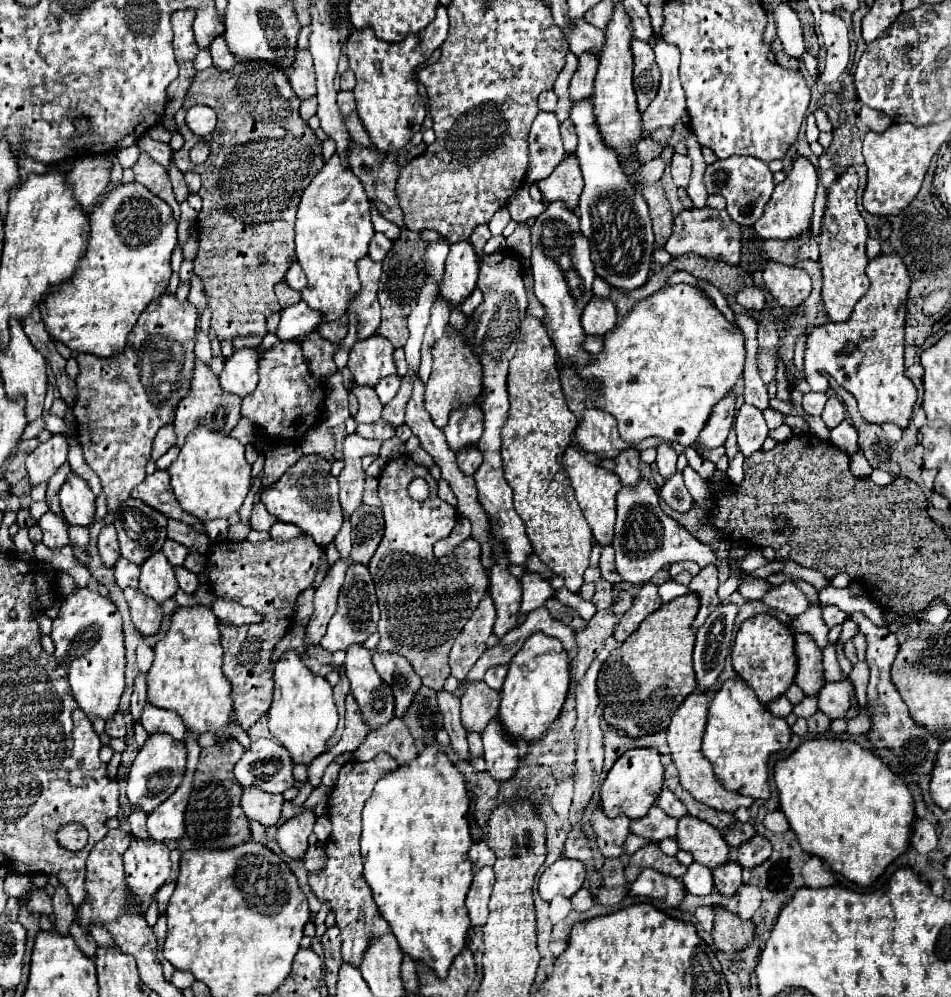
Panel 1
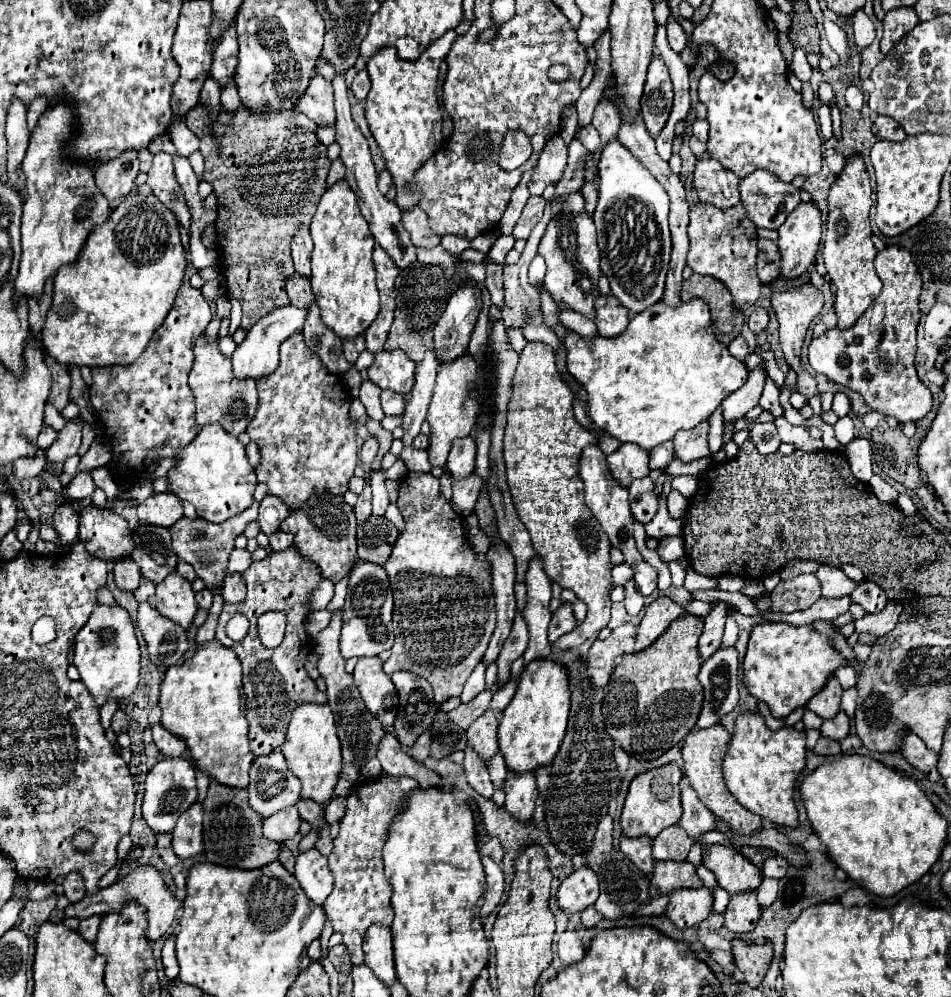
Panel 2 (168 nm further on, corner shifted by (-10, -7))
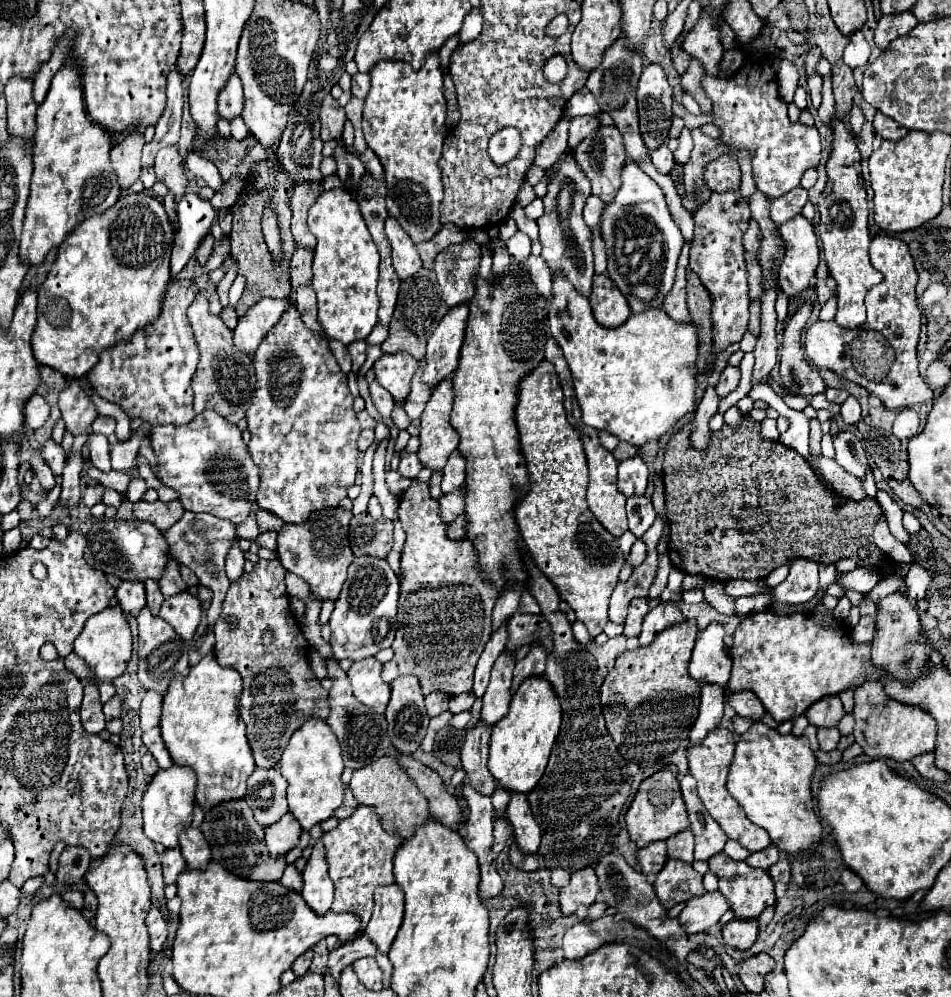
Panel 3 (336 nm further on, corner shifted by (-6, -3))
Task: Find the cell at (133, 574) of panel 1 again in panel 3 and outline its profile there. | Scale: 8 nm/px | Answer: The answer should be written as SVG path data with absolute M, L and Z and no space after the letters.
M147 580L145 590L147 590L147 608L157 616L161 604L163 604L163 594L159 590L159 584L155 580Z

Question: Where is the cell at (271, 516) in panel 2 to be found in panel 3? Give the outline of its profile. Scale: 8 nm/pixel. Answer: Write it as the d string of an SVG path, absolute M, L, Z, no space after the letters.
M257 510L257 514L255 514L255 520L257 520L257 526L259 526L259 530L263 532L263 530L275 530L275 532L279 532L281 528L283 528L283 520L279 520L277 516L273 516L271 512L267 512L267 510Z

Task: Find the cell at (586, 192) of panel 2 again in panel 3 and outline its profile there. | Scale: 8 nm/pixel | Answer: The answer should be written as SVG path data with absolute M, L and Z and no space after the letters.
M589 196L587 204L585 204L585 210L583 210L583 216L585 216L585 224L587 224L591 230L599 226L603 208L605 208L605 204L599 200L599 196Z

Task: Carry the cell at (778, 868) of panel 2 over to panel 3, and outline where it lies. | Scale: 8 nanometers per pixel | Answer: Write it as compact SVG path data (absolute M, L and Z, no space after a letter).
M781 858L777 864L771 866L771 878L775 882L785 882L785 884L791 884L791 864L787 858Z

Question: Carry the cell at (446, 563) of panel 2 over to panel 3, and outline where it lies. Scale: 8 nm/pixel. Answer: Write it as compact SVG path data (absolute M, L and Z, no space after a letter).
M413 480L411 488L401 496L399 520L407 534L401 554L401 596L397 614L399 628L391 646L395 656L383 664L383 682L391 684L397 676L413 674L421 682L423 696L431 692L443 692L447 696L471 692L477 660L491 638L491 610L499 594L495 586L483 582L473 544L469 540L447 538L447 526L439 520L439 504L429 496L427 484Z

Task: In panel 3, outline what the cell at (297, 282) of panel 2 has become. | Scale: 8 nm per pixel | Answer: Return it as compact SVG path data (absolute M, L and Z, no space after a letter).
M297 244L293 258L291 258L291 286L297 288L299 284L311 282L311 264L313 264L313 250Z

